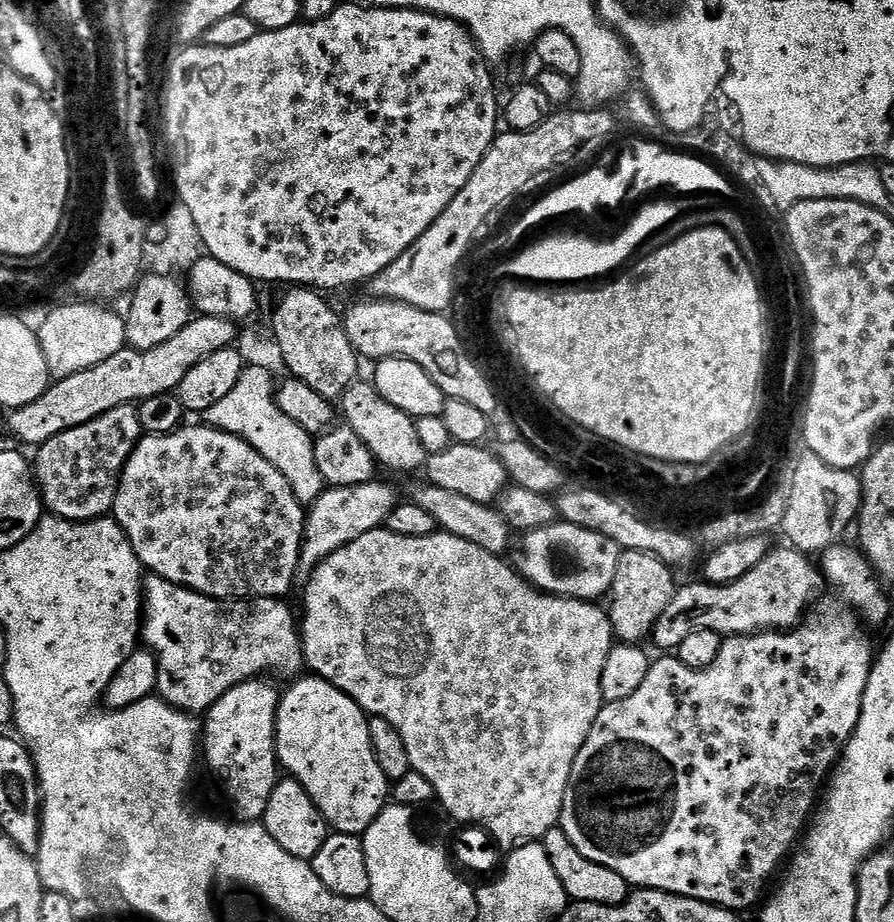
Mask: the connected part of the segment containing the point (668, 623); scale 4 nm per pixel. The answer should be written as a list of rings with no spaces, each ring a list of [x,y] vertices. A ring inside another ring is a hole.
[[[791,546],[783,547],[773,547],[762,558],[762,562],[758,562],[758,566],[754,566],[754,570],[750,570],[750,574],[746,574],[729,584],[681,583],[677,587],[674,598],[670,598],[670,606],[666,606],[666,610],[662,610],[658,622],[652,627],[651,639],[656,640],[658,647],[664,648],[660,650],[675,650],[682,642],[682,638],[687,638],[694,630],[714,630],[719,632],[721,637],[727,638],[729,636],[752,636],[756,632],[795,628],[809,615],[810,609],[817,603],[817,601],[815,602],[816,595],[823,588],[826,588],[826,581],[819,567],[813,561],[811,564],[808,561],[811,559],[805,553],[797,552]]]

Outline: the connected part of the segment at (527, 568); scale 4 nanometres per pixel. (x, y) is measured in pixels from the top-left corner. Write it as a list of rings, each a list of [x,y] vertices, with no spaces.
[[[557,522],[545,528],[533,528],[523,533],[521,540],[524,541],[514,559],[514,567],[532,587],[549,596],[593,602],[611,593],[622,549],[610,538],[582,526]]]

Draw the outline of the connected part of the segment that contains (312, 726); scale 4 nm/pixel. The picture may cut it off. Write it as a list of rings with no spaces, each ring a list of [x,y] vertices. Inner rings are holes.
[[[304,674],[283,689],[276,711],[276,758],[291,779],[299,782],[310,794],[314,806],[328,822],[329,829],[360,836],[375,822],[378,814],[390,800],[390,782],[378,766],[374,746],[370,740],[369,715],[338,686],[326,682],[321,676]]]

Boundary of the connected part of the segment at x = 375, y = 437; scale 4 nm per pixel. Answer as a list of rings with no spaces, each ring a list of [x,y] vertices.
[[[371,383],[351,384],[340,397],[339,407],[344,411],[343,423],[350,430],[354,430],[358,438],[362,438],[370,454],[374,454],[377,465],[384,467],[385,464],[392,472],[416,472],[425,467],[429,454],[422,442],[418,442],[415,419],[398,410],[398,406],[390,406],[390,402],[382,399]]]

